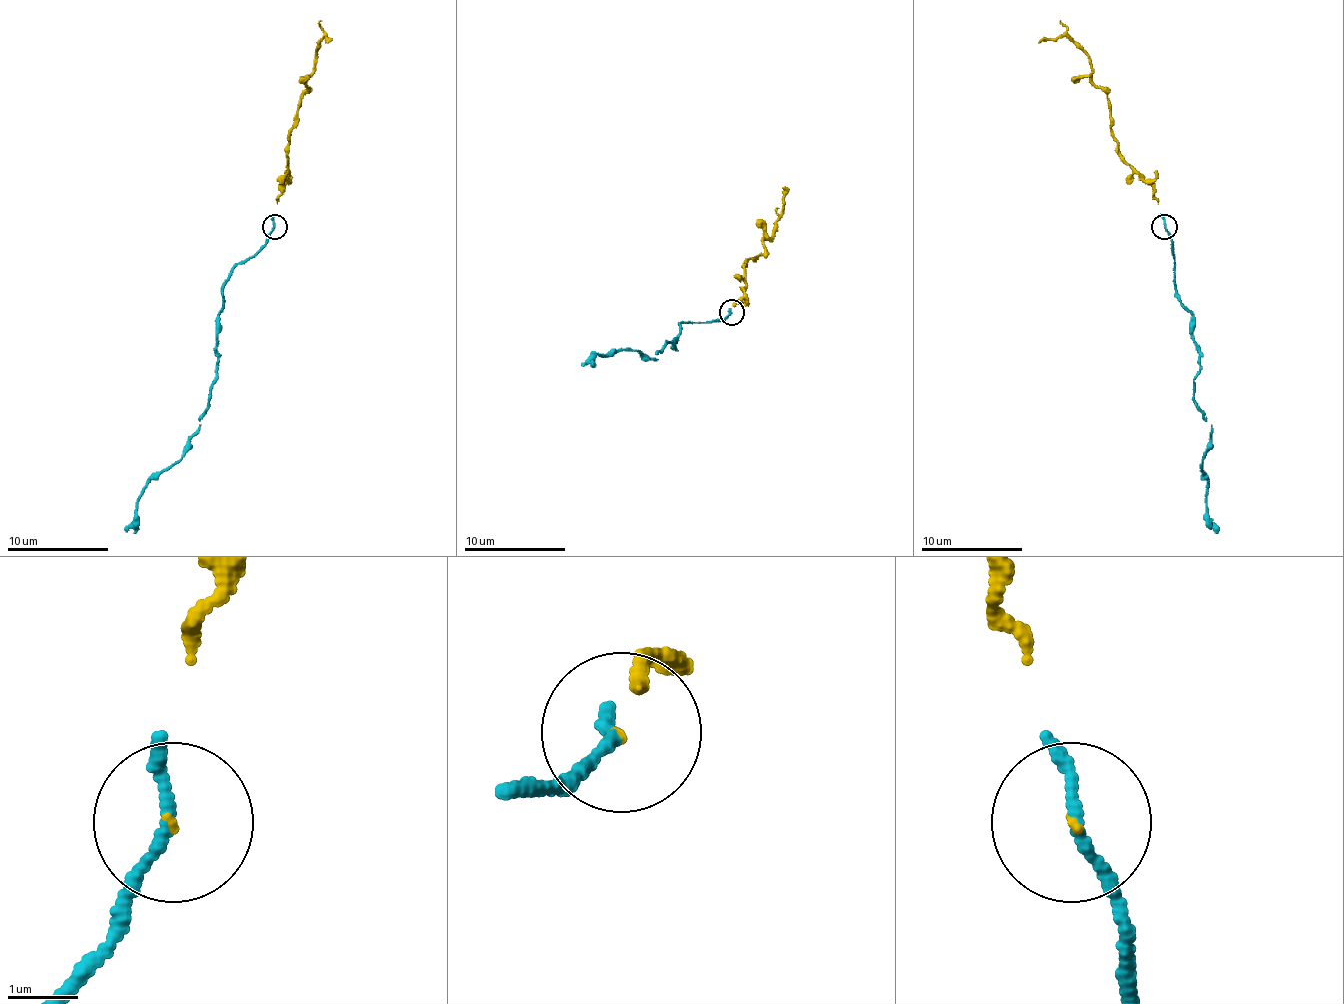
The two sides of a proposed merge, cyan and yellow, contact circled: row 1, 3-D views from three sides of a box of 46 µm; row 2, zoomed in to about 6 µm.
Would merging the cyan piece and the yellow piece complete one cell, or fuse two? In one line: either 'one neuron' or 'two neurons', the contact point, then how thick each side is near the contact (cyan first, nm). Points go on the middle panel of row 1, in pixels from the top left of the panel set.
one neuron; place (731, 312); calibres 140 and 30 nm

